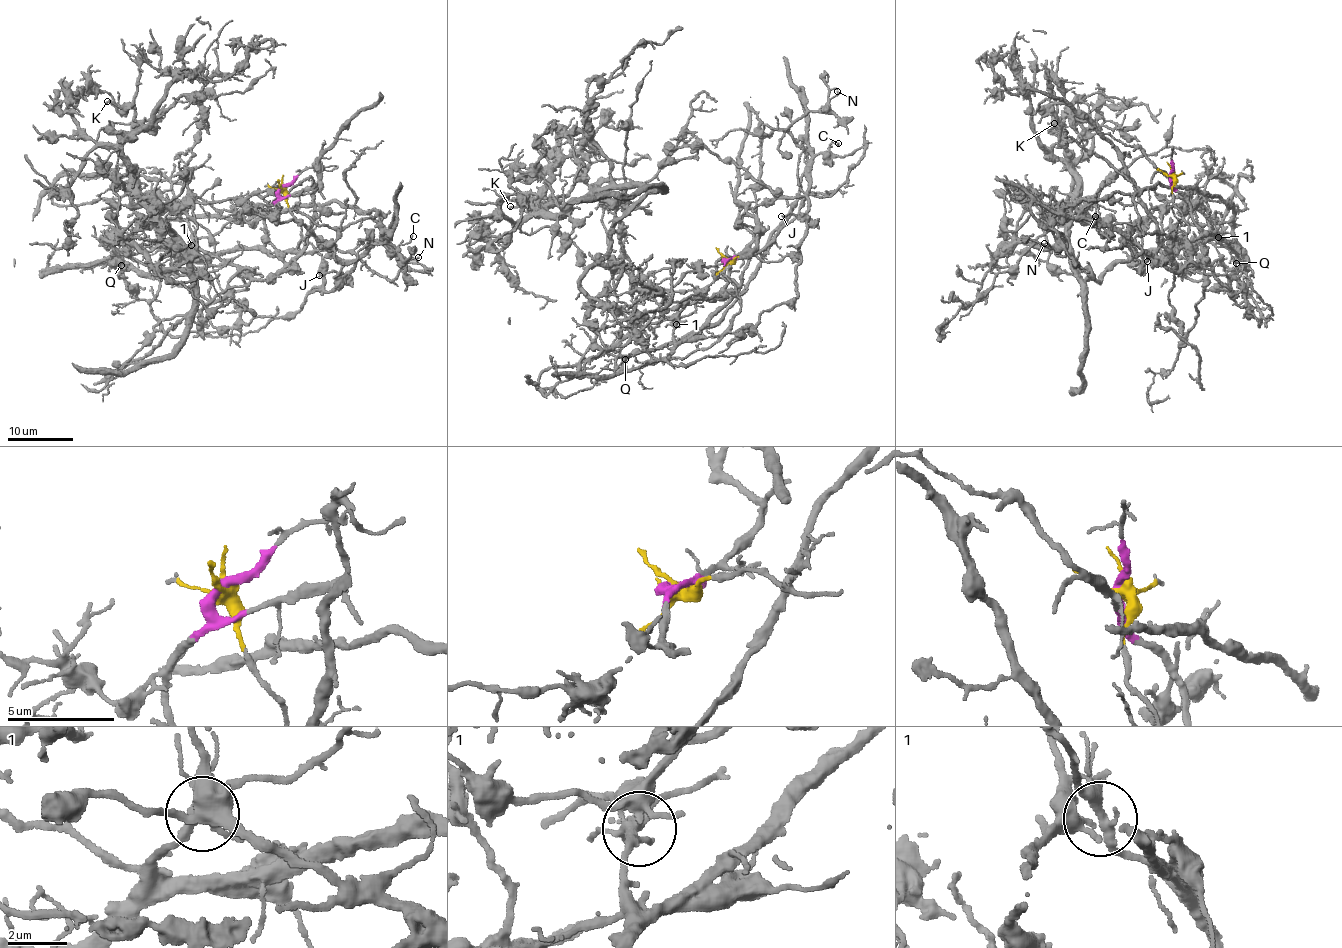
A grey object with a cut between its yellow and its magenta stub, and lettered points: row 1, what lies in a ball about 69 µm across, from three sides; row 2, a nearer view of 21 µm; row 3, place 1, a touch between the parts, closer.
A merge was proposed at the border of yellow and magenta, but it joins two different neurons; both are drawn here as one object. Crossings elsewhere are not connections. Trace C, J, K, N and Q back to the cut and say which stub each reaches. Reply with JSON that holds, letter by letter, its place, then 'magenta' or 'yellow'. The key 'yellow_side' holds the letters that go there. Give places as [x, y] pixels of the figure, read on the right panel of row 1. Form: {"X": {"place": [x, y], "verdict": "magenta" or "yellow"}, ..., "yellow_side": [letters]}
{"C": {"place": [1095, 216], "verdict": "yellow"}, "J": {"place": [1147, 261], "verdict": "yellow"}, "K": {"place": [1054, 123], "verdict": "magenta"}, "N": {"place": [1044, 243], "verdict": "yellow"}, "Q": {"place": [1236, 263], "verdict": "magenta"}, "yellow_side": ["C", "J", "N"]}

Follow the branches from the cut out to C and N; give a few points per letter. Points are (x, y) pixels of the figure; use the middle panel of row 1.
C: (727, 259), (747, 254), (778, 260), (798, 255), (808, 210), (806, 196), (811, 161), (833, 142), (839, 143)
N: (727, 259), (798, 255), (811, 166), (801, 93), (802, 87), (810, 111), (821, 110), (837, 90)

